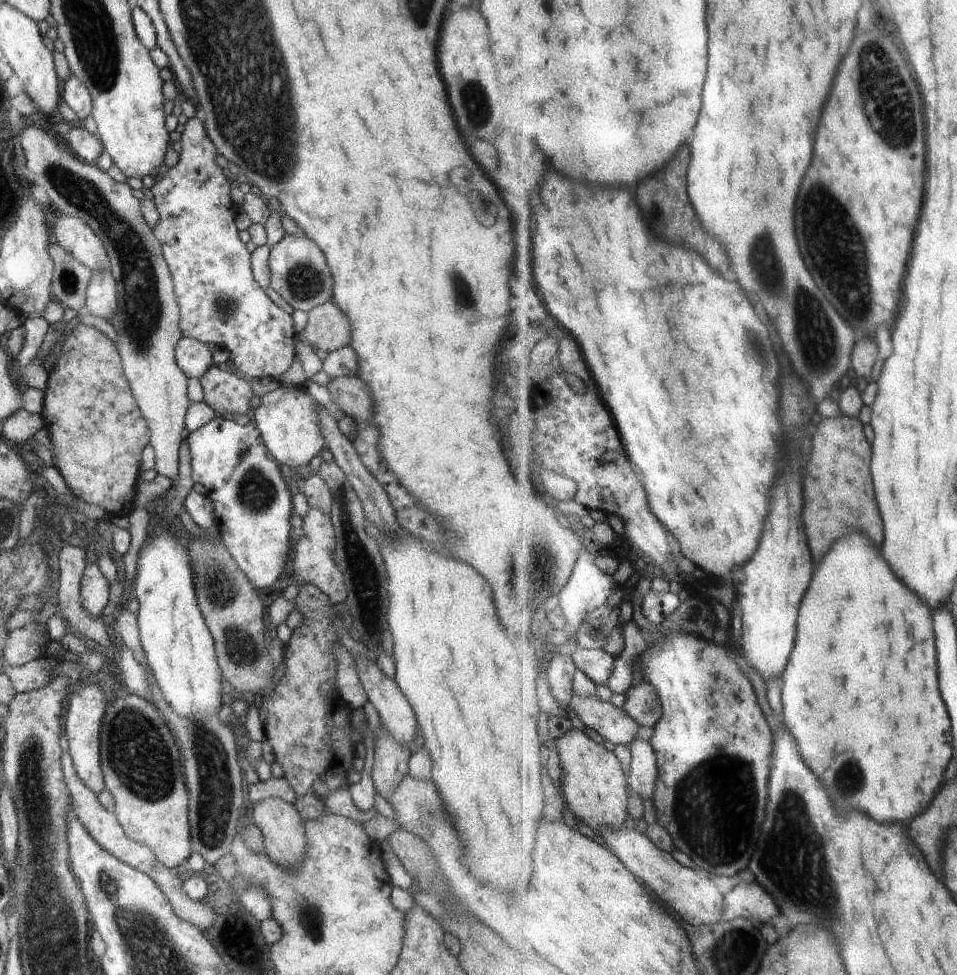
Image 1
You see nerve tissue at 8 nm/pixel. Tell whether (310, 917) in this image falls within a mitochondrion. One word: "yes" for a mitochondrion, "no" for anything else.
yes

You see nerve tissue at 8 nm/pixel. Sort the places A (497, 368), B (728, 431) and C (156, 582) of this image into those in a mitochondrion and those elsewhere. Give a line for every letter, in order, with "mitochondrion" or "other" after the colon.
A: other
B: other
C: other

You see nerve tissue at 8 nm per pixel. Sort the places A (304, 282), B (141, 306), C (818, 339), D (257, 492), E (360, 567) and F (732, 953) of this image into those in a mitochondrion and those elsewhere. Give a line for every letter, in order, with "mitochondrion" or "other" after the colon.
A: mitochondrion
B: mitochondrion
C: mitochondrion
D: mitochondrion
E: mitochondrion
F: mitochondrion

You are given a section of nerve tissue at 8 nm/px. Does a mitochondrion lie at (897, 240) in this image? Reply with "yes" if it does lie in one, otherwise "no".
no

